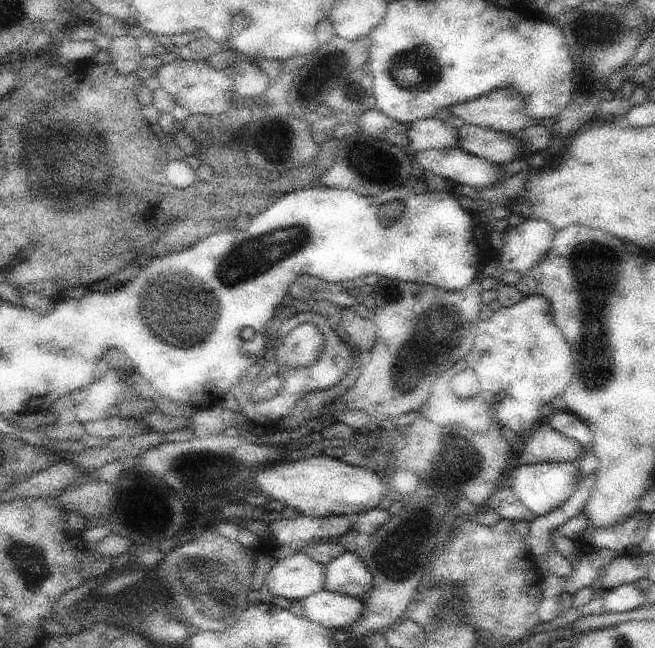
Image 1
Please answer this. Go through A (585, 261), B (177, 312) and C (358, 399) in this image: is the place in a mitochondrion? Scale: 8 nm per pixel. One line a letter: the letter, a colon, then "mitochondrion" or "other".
A: mitochondrion
B: mitochondrion
C: other

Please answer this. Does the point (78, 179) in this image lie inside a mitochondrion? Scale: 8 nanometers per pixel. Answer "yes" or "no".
yes

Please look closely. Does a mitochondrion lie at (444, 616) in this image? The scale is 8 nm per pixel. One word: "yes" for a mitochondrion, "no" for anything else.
yes

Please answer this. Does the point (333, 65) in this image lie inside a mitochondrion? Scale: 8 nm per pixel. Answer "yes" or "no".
yes

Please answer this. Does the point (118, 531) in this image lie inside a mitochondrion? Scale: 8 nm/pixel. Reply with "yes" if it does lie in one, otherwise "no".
no

